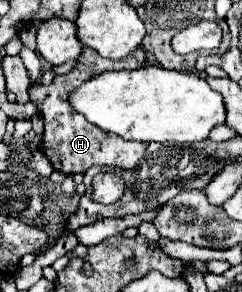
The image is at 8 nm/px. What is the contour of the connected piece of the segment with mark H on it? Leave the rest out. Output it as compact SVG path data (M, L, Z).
M84 49L84 53L80 55L76 67L66 73L66 75L58 75L52 79L50 85L42 85L36 83L30 87L30 101L42 111L42 119L44 119L44 139L42 139L42 151L44 155L52 161L52 167L56 171L62 171L66 175L74 175L74 173L84 173L86 169L90 169L92 165L108 165L114 169L132 169L136 167L136 163L144 157L146 153L146 143L134 143L134 141L126 141L120 139L118 135L110 135L98 127L94 127L92 123L86 121L84 115L76 113L70 103L68 103L68 95L80 87L82 81L88 81L104 71L122 71L122 69L140 69L144 65L146 57L142 49L136 49L134 53L130 53L124 59L112 61L112 59L104 59L100 57L94 49Z

